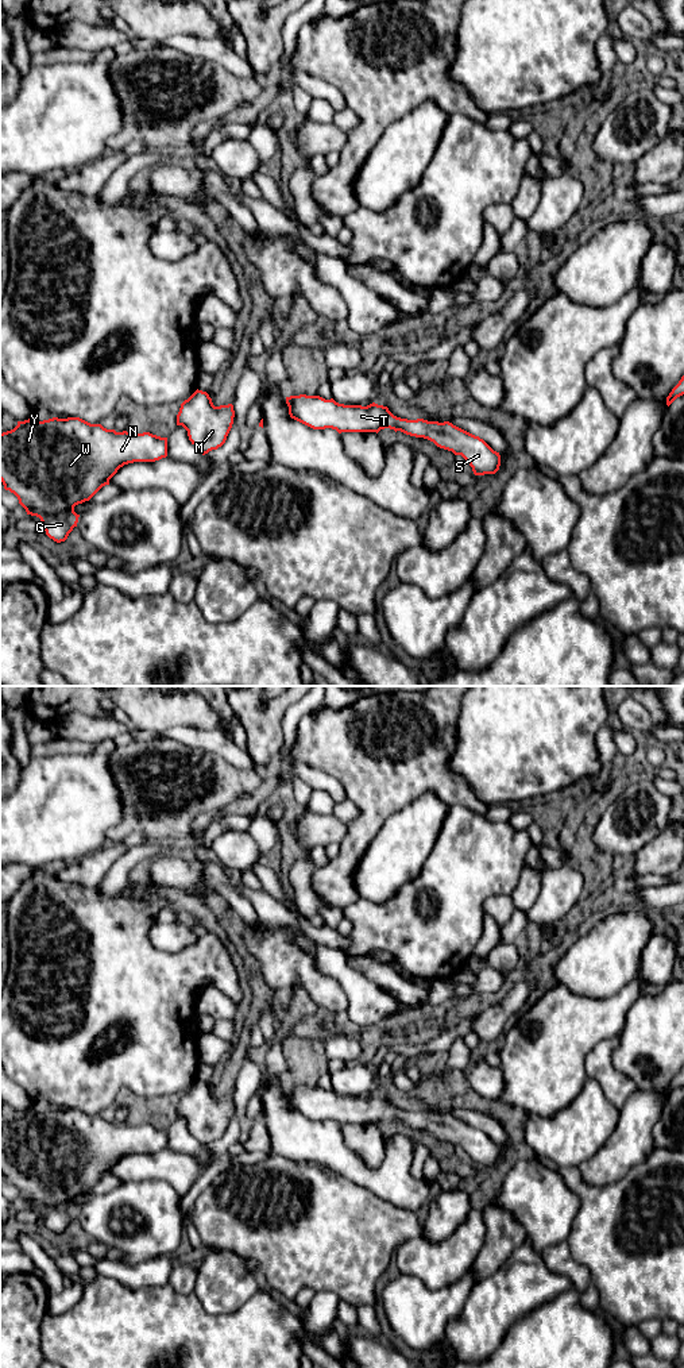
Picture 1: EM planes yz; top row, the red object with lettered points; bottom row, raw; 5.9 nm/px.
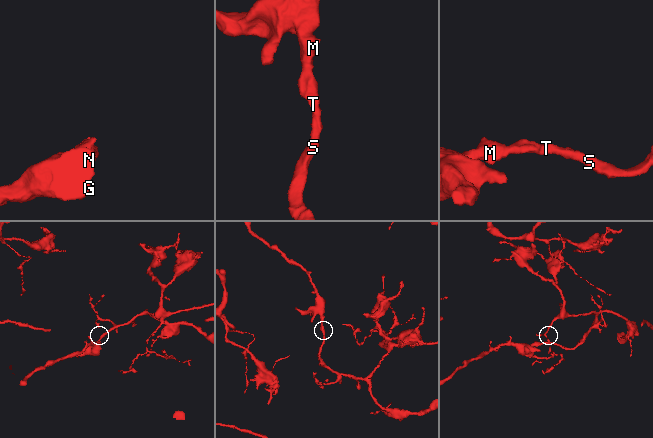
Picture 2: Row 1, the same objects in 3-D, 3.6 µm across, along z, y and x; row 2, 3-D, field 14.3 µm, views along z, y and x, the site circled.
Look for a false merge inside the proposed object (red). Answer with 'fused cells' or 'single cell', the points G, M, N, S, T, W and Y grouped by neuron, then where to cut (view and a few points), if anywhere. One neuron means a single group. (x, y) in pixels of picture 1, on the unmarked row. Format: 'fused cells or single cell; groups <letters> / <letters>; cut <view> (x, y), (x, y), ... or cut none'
single cell; groups G M N S T W Y; cut none

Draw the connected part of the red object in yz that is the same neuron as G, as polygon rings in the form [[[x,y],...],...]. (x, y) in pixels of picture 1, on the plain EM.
[[[34,1107],[0,1125],[0,1172],[13,1184],[27,1206],[40,1210],[46,1226],[65,1233],[77,1218],[74,1198],[89,1192],[120,1159],[134,1153],[155,1153],[167,1148],[167,1129],[150,1124],[107,1121],[80,1109],[38,1113]]]

